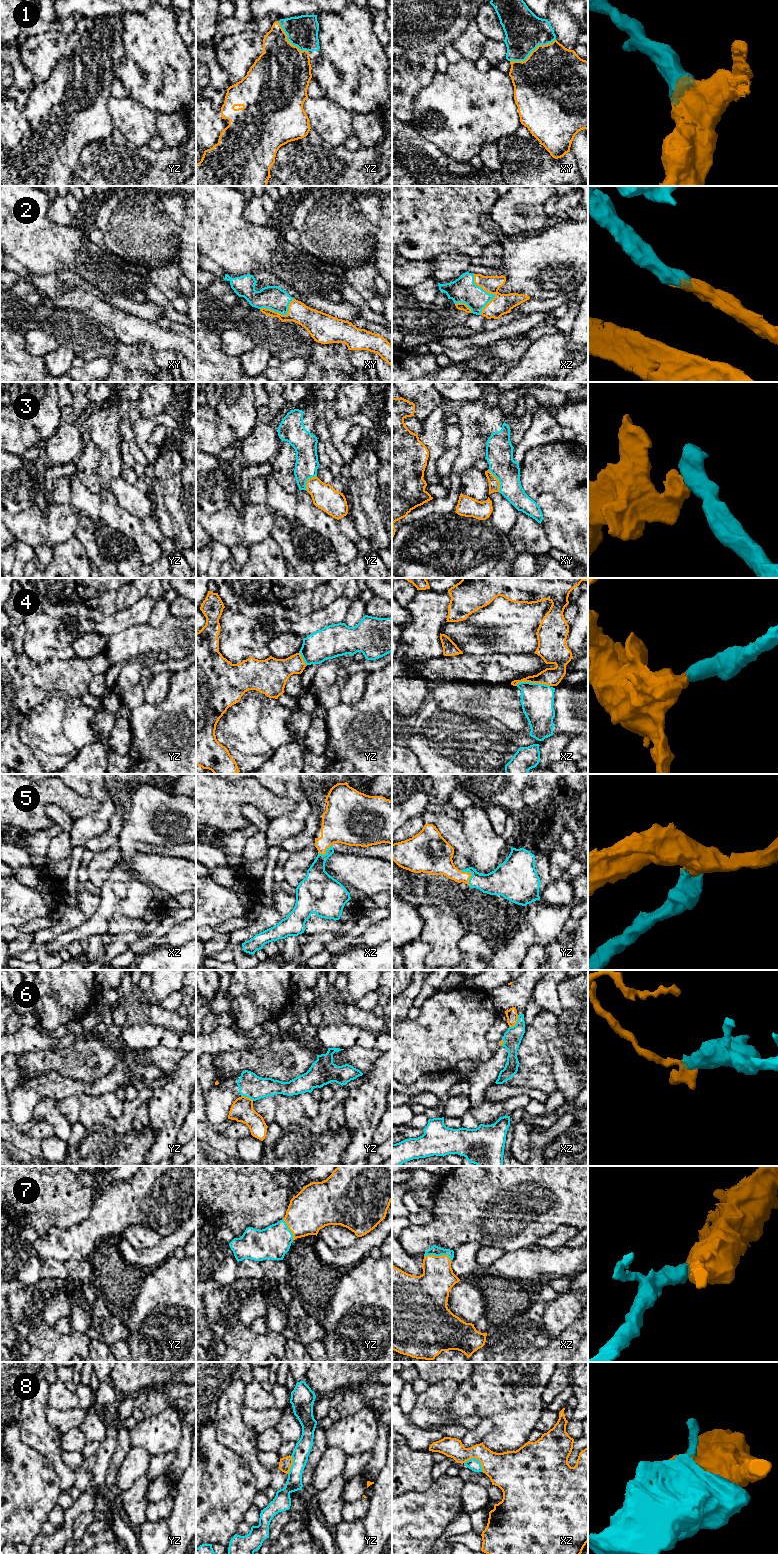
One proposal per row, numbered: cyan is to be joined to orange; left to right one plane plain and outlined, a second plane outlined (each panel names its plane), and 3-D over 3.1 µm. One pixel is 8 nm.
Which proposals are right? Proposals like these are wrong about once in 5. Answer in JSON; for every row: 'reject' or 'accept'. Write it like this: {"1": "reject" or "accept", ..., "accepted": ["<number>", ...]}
{"1": "accept", "2": "accept", "3": "reject", "4": "accept", "5": "accept", "6": "reject", "7": "accept", "8": "reject", "accepted": ["1", "2", "4", "5", "7"]}

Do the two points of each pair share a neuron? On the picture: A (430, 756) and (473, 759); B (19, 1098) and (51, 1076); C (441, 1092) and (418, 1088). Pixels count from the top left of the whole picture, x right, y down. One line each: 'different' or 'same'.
A: same
B: same
C: same

